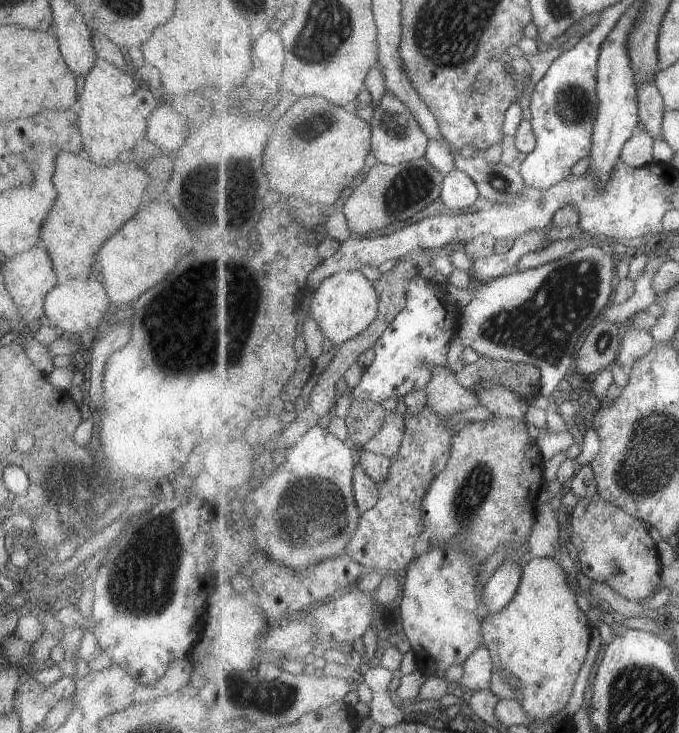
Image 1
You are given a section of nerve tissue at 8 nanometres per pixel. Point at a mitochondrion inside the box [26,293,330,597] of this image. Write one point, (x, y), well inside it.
(82, 500)

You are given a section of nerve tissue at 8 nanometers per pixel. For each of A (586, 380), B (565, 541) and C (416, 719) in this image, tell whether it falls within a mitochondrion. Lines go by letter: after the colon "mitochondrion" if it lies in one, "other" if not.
A: other
B: other
C: other

